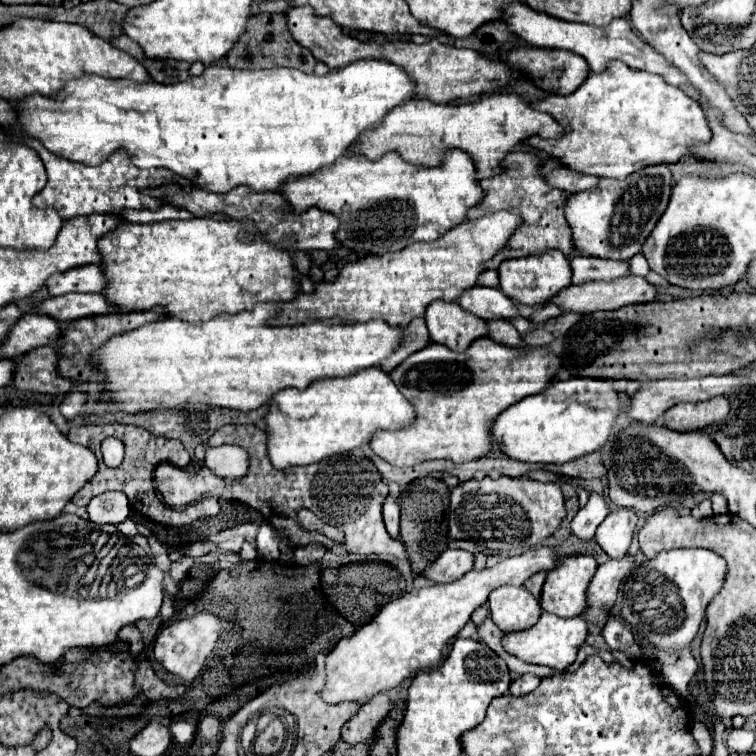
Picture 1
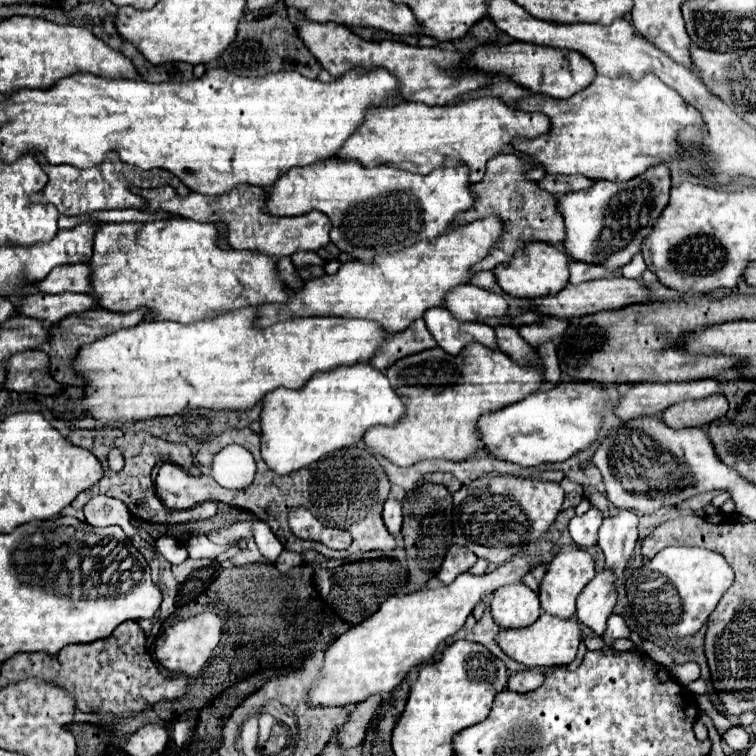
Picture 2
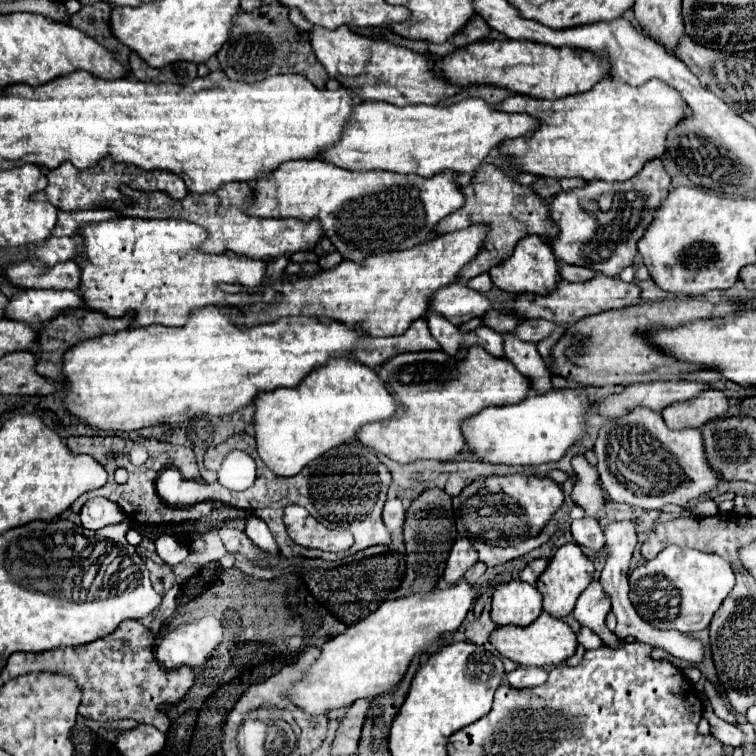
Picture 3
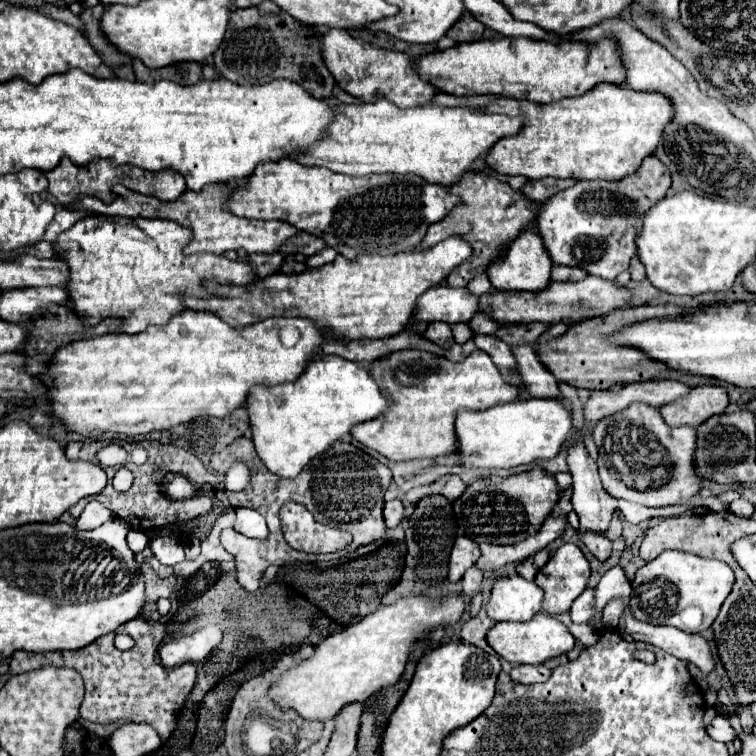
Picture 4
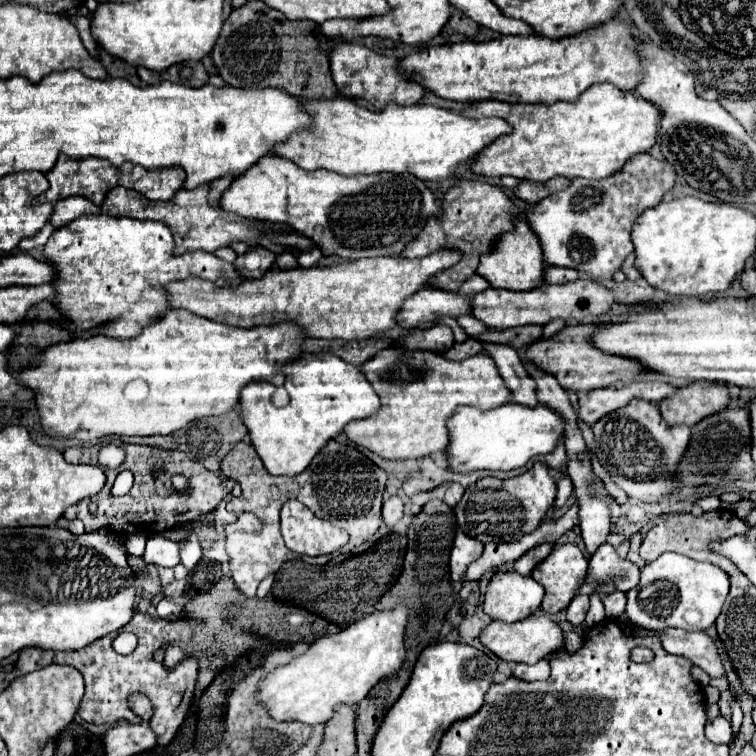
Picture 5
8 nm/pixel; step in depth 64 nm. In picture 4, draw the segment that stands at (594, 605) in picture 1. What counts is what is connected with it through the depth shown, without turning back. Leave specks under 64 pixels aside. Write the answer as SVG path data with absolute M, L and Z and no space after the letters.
M584 590L572 604L570 608L570 618L572 622L576 624L582 624L582 622L590 622L592 616L594 616L594 590Z

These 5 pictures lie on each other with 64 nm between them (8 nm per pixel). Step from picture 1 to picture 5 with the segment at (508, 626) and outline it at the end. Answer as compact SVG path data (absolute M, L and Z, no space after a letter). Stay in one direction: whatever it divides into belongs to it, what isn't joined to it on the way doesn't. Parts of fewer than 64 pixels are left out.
M514 570L496 572L488 584L482 610L492 620L518 622L540 608L542 596L544 588L532 576L522 576Z

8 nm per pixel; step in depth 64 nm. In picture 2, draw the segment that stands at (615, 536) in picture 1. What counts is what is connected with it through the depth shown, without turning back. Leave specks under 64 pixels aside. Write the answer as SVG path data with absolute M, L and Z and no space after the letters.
M622 510L618 516L606 518L600 526L600 542L598 546L602 548L606 556L606 570L610 570L616 580L616 592L618 600L614 606L614 614L622 616L628 624L628 628L634 624L634 616L628 616L628 598L626 598L626 588L624 588L624 572L628 566L628 560L634 552L634 546L638 542L638 516L630 510Z

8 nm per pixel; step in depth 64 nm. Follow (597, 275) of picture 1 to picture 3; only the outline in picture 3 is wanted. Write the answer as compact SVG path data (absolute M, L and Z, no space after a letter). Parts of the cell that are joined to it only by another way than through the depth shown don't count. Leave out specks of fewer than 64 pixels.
M560 264L560 276L562 276L562 280L568 280L568 282L584 282L584 280L590 280L592 276L596 276L596 272L592 272L588 268L572 266L572 264Z

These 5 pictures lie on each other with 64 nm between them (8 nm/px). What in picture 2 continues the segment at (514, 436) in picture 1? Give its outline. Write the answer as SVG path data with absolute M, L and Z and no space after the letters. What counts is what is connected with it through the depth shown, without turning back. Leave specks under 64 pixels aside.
M562 382L550 390L538 390L504 410L486 412L478 420L478 434L484 450L498 460L514 462L520 466L562 462L598 438L602 412L610 406L612 402L600 384Z

